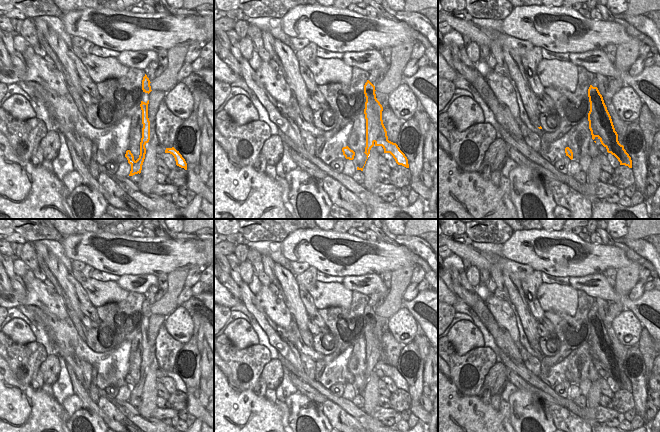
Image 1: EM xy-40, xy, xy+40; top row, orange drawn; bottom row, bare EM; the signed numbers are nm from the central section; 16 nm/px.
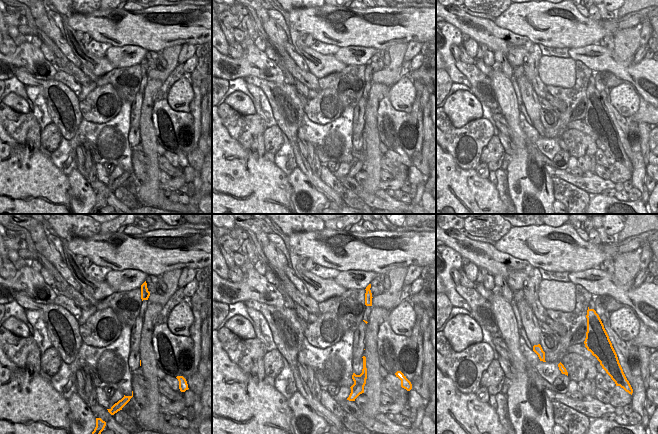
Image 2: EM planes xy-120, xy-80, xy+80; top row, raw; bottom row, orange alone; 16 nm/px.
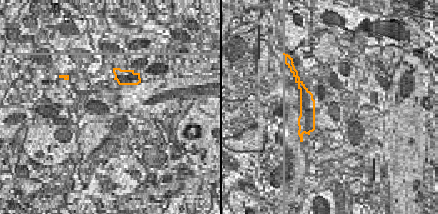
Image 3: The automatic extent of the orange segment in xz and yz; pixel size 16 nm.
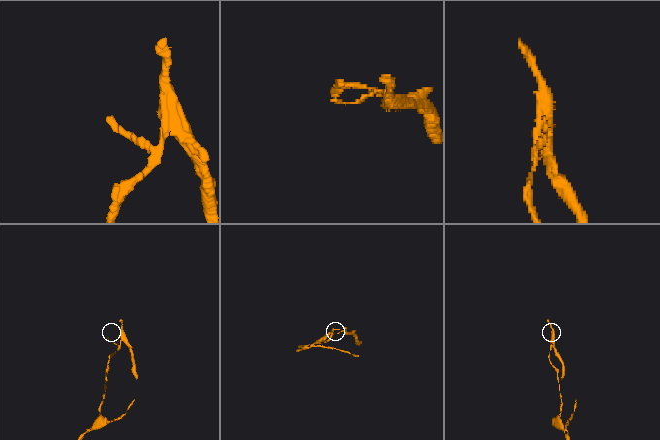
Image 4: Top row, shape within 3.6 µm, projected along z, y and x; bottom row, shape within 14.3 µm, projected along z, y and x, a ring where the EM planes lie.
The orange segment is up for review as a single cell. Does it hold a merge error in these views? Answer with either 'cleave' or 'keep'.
cleave

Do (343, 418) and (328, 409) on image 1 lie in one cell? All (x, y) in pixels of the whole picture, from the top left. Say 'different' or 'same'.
same

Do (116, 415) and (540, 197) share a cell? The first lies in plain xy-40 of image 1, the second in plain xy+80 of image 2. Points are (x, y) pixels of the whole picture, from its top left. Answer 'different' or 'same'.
different

